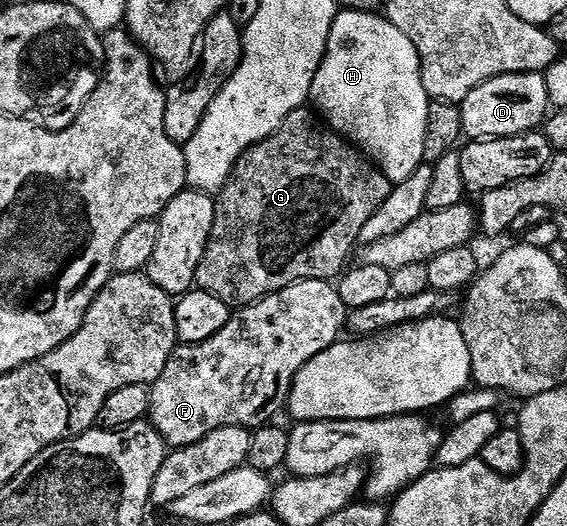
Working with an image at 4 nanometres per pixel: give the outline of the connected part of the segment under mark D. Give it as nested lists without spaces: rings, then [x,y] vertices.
[[[508,73],[492,77],[487,83],[475,87],[471,95],[459,104],[464,136],[469,139],[514,137],[534,132],[546,120],[551,109],[544,73]]]

